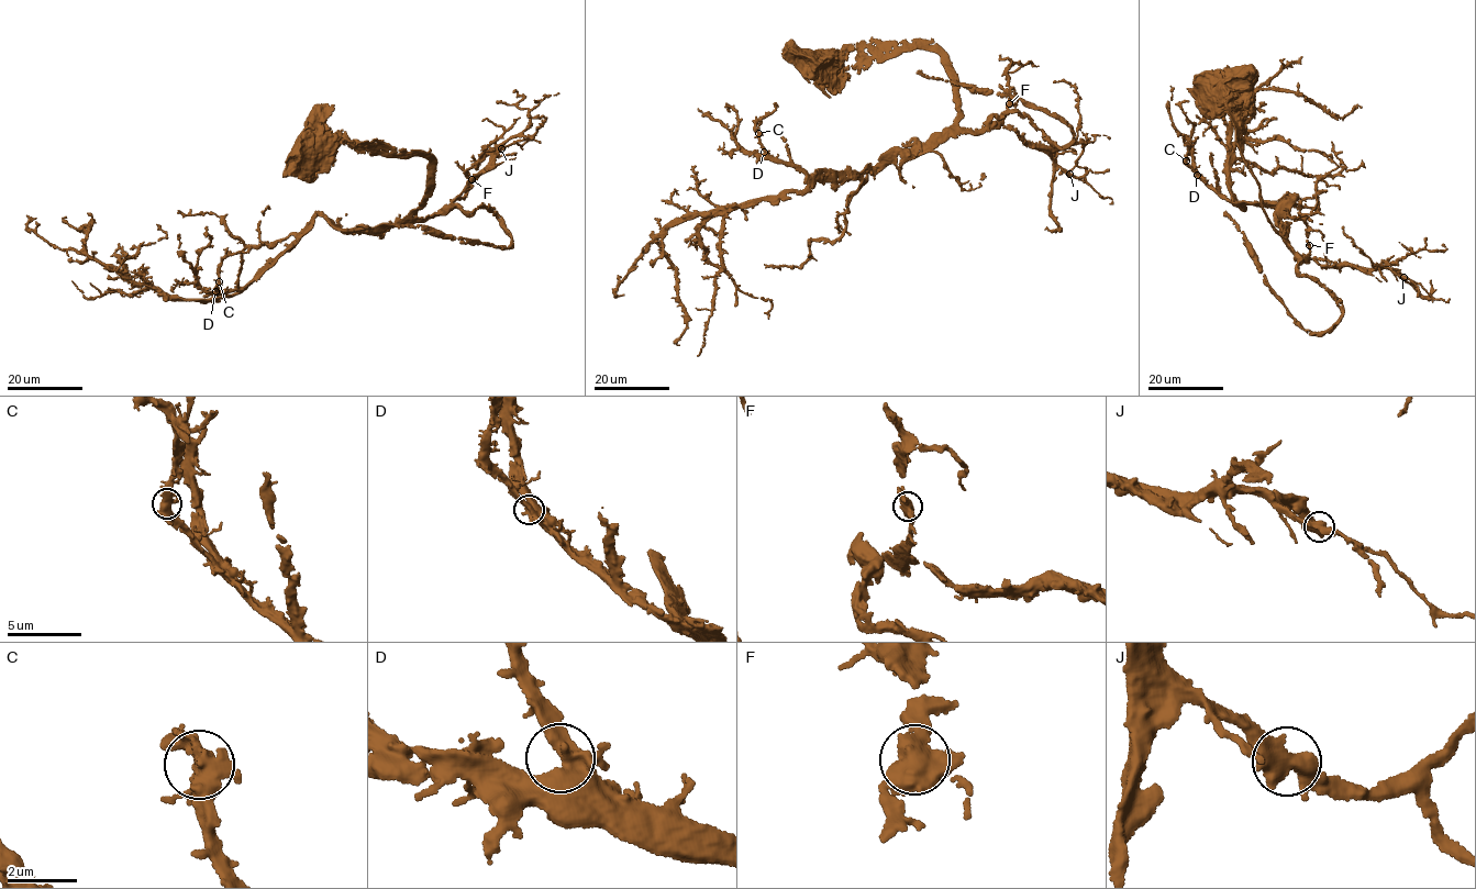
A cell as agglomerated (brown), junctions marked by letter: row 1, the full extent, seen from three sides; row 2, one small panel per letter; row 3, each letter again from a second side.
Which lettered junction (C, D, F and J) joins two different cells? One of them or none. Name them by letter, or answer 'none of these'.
none of these

